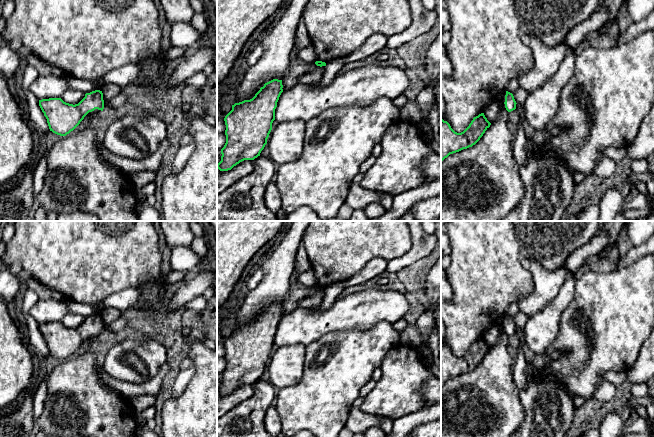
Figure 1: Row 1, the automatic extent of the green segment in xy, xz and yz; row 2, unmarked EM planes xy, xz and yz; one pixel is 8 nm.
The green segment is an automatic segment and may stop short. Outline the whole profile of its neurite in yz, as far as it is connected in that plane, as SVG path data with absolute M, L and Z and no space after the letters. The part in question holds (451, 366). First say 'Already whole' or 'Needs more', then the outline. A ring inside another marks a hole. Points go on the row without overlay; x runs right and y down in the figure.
Already whole. M481 337L473 342L463 356L457 357L447 345L441 343L441 386L450 378L475 369L490 349L484 337Z

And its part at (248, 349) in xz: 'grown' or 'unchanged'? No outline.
unchanged

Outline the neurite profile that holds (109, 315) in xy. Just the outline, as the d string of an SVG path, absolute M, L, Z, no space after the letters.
M106 308L103 313L103 321L106 323L112 323L119 319L121 312L116 308Z

